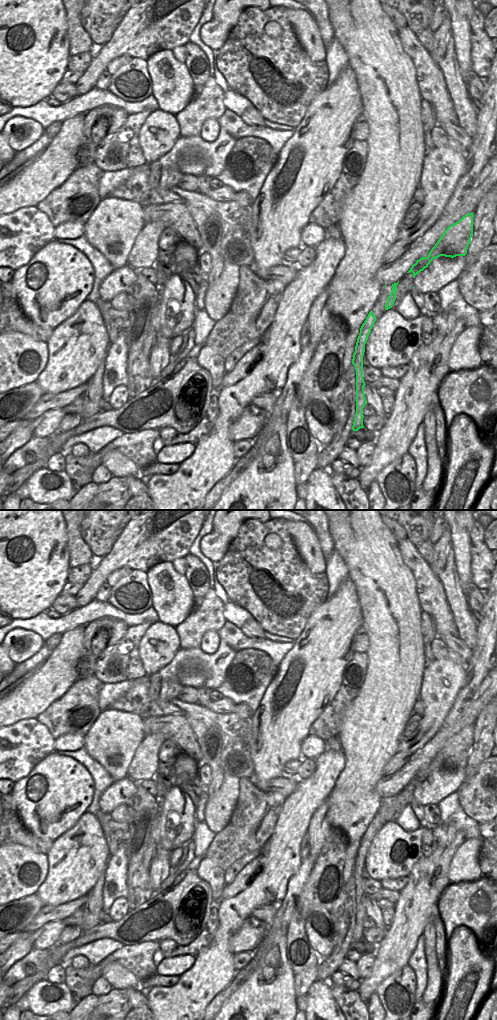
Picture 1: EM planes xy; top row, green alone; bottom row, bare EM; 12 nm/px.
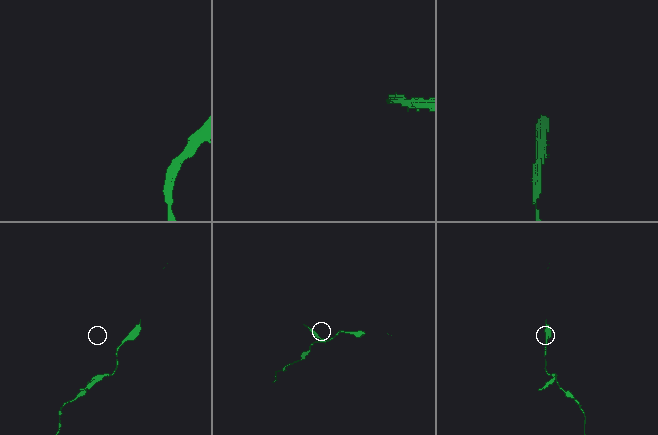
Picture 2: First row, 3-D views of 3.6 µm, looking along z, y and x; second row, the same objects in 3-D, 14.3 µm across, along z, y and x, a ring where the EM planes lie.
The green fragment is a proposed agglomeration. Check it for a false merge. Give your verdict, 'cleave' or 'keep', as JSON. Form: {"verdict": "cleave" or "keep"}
{"verdict": "cleave"}

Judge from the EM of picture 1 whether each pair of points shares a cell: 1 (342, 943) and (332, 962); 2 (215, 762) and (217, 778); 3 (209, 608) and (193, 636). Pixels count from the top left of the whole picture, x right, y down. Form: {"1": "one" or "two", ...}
{"1": "one", "2": "one", "3": "one"}

